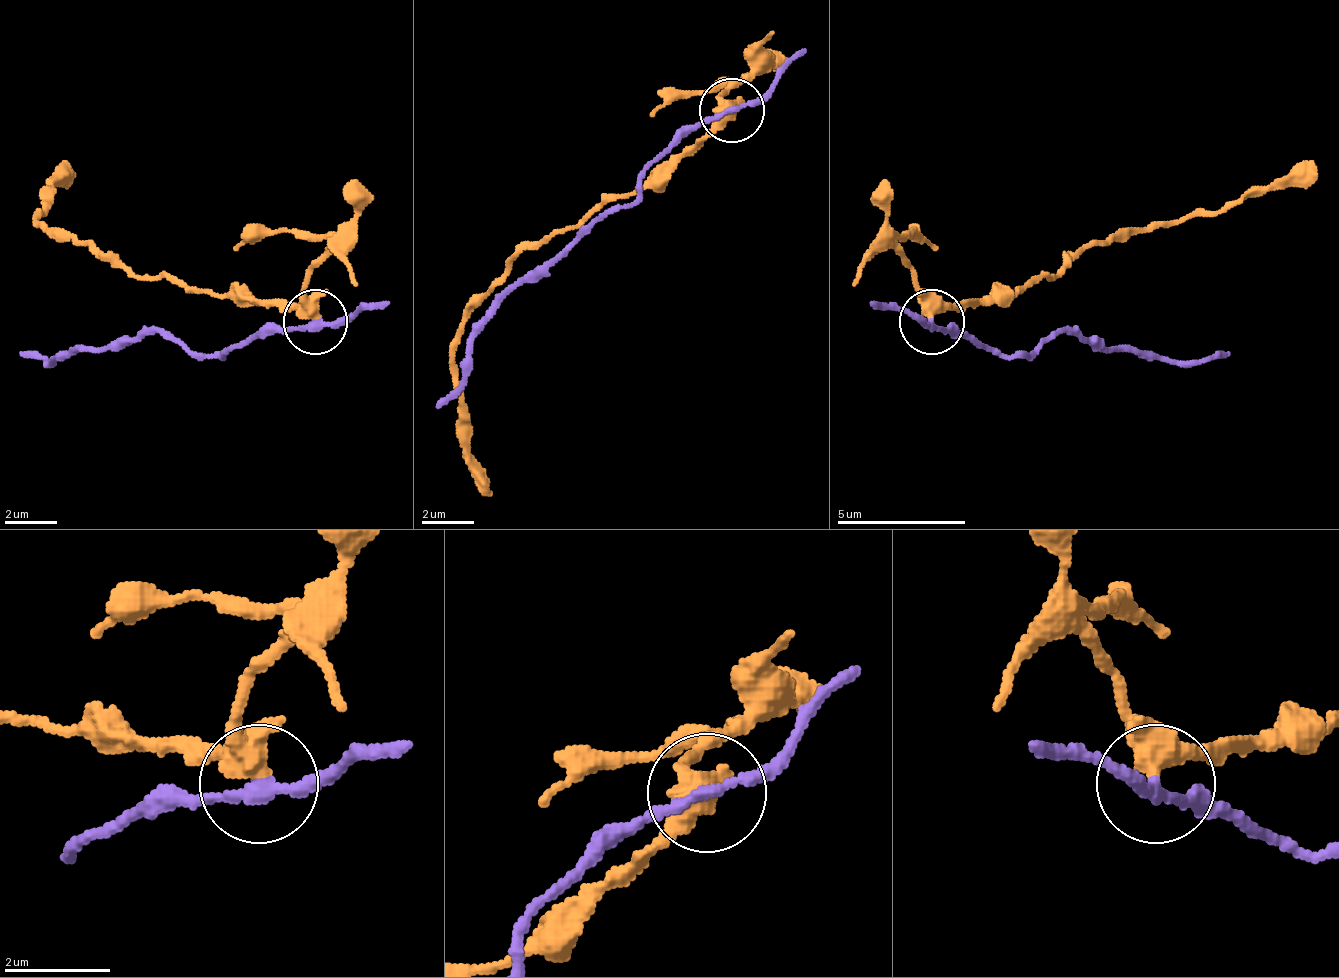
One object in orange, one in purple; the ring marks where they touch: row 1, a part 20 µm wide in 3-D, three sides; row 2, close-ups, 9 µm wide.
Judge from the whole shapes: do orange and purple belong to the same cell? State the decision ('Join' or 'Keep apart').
Keep apart

